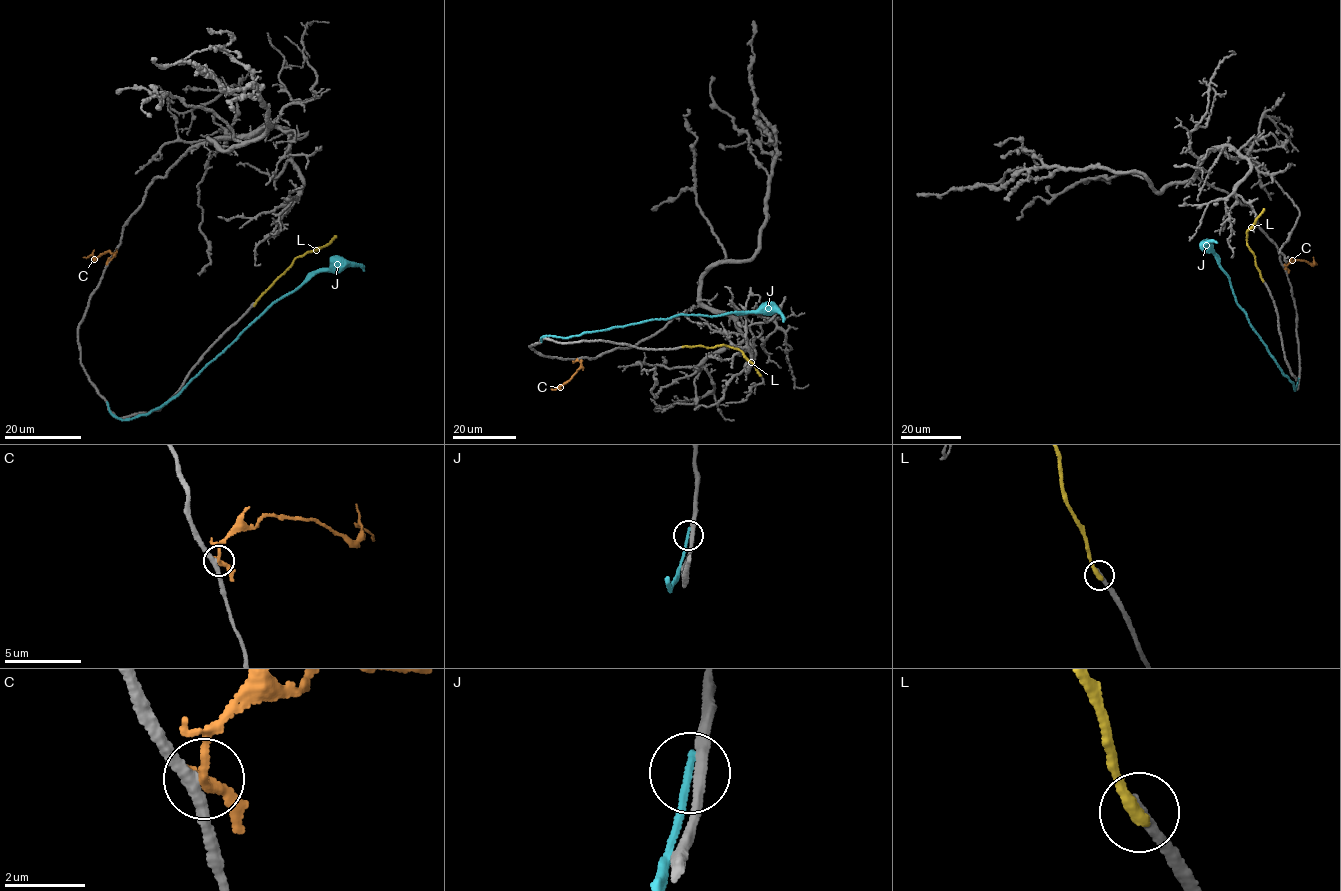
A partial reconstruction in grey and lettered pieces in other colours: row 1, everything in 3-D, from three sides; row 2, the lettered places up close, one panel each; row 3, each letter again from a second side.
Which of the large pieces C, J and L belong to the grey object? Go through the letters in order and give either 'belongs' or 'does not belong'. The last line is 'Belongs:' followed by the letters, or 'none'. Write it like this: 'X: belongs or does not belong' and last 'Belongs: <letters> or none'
C: does not belong
J: does not belong
L: does not belong
Belongs: none

